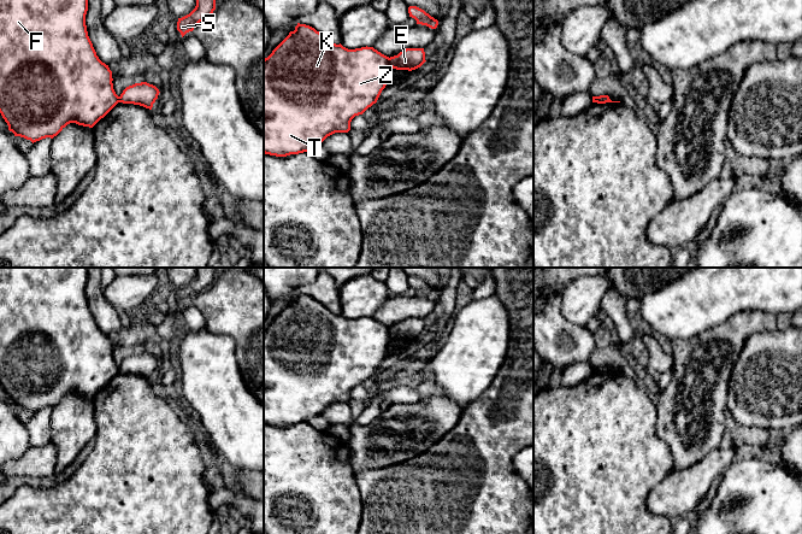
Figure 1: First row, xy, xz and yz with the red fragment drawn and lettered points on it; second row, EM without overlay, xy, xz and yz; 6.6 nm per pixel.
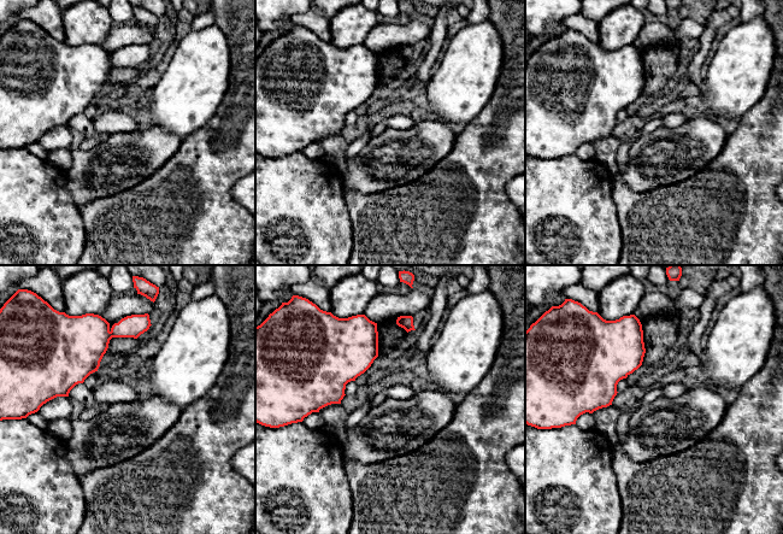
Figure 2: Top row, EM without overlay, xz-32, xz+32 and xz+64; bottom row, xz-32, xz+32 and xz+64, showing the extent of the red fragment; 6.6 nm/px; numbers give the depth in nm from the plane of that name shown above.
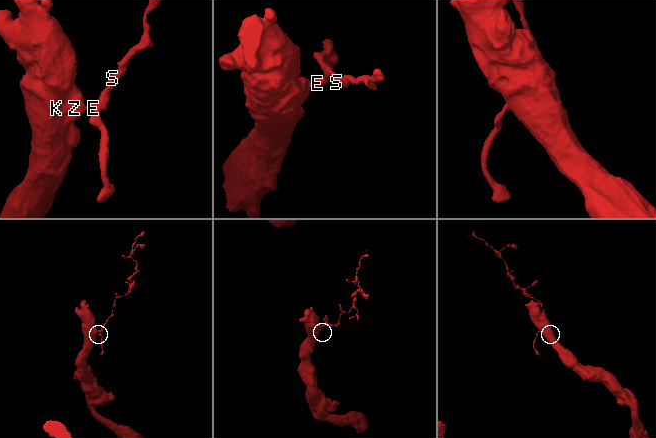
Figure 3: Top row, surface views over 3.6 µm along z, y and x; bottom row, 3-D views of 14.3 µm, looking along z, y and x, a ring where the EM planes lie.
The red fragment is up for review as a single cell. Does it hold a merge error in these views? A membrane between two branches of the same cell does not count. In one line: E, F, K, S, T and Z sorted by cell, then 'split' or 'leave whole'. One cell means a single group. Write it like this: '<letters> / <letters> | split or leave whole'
E S / F K T Z | split

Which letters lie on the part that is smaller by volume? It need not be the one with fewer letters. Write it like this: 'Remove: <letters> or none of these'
Remove: E, S

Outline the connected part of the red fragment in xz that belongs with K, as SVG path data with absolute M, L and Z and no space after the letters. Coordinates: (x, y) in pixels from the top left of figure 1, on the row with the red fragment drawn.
M297 23L264 59L264 153L299 154L335 133L348 133L352 119L377 102L390 70L389 57L373 47L348 49Z

